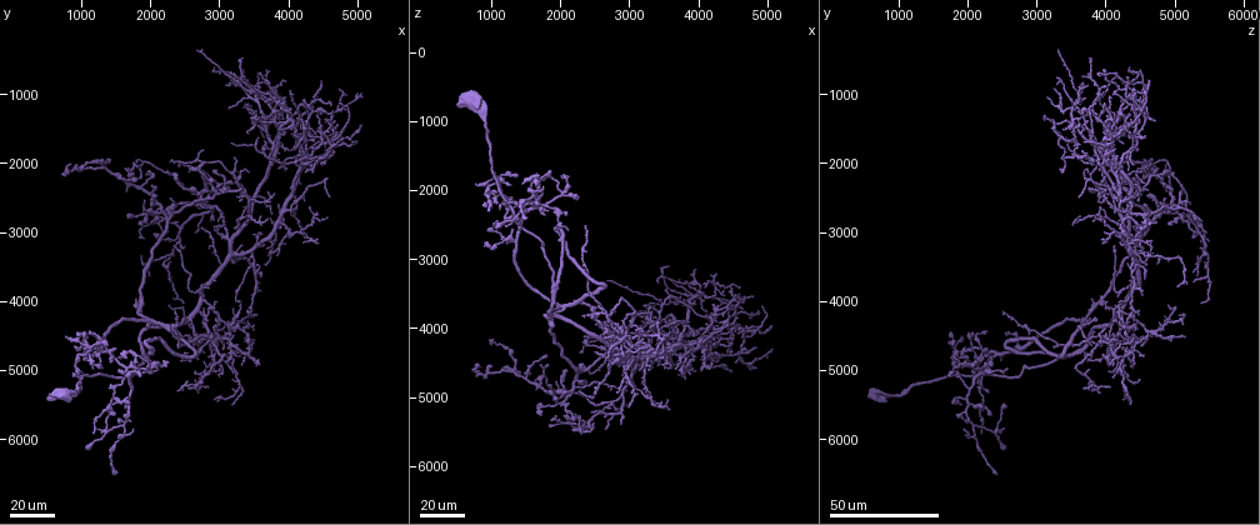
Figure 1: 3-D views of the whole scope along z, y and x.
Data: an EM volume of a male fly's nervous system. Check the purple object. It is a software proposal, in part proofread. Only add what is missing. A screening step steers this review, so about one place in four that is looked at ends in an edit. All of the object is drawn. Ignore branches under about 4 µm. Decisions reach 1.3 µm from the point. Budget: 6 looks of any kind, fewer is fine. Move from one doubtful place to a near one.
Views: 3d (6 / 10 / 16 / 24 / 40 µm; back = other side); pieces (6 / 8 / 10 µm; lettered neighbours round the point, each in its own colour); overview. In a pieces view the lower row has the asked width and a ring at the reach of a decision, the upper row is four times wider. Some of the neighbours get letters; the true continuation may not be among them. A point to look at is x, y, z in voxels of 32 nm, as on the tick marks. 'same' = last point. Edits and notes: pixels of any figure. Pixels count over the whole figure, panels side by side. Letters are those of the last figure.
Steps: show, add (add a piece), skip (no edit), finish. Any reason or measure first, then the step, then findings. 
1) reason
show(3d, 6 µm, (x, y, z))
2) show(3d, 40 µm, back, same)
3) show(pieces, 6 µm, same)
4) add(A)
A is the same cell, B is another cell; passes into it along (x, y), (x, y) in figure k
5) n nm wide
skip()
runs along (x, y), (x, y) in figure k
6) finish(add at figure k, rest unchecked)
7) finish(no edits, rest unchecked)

branch stops here
show(3d, 24 µm, (1950, 4400, 3700))

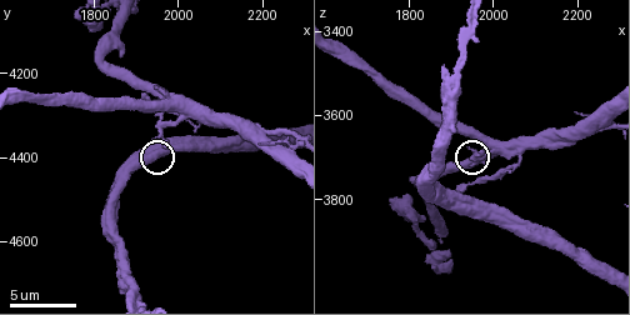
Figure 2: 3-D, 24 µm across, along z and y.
show(pieces, 8 µm, (1970, 4370, 3690))

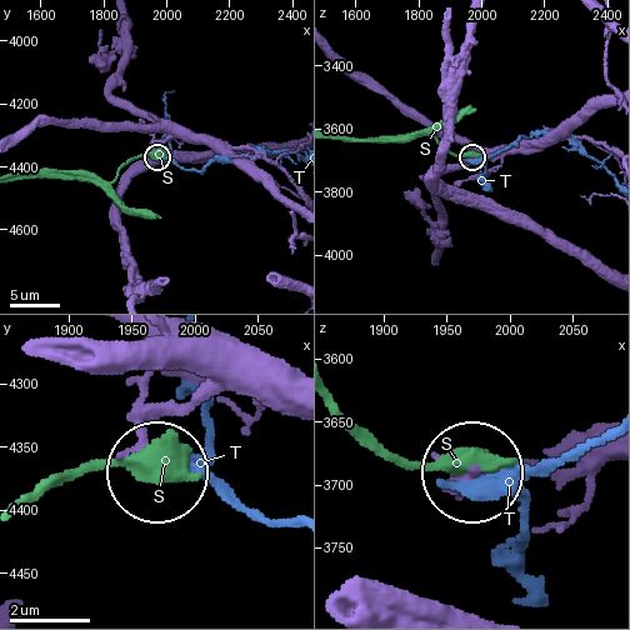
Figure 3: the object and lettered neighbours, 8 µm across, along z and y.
skip()
S and T are other cells; runs along (289, 178), (253, 150), (171, 135), (156, 143), (156, 158) in figure 3; no lettered piece goes on from it

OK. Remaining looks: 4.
an open end
show(3d, 24 µm, (3050, 4650, 4400))

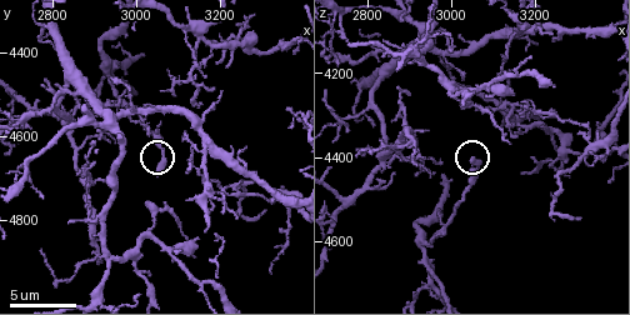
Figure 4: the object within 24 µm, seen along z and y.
show(pieces, 6 µm, (3055, 4695, 4400))

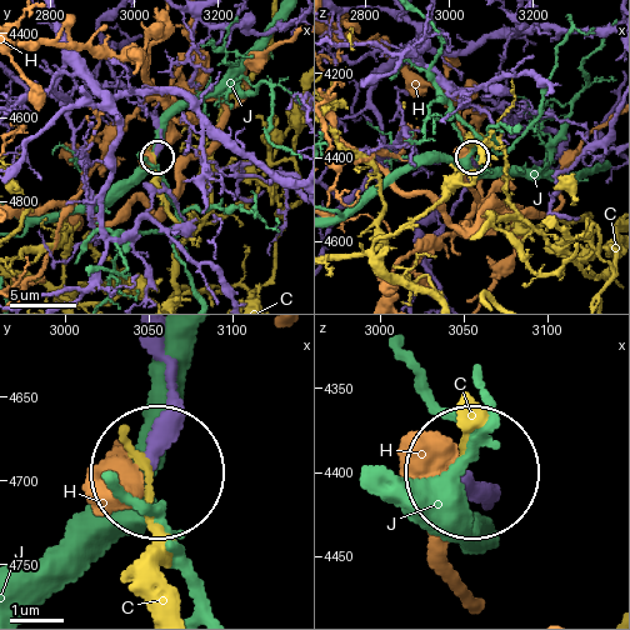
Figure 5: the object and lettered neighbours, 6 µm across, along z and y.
skip()
C, H and J are other cells; runs along (150, 349), (173, 390), (159, 466) in figure 5; none of them fits

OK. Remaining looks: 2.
free end
show(3d, 24 µm, (2450, 4000, 5400))

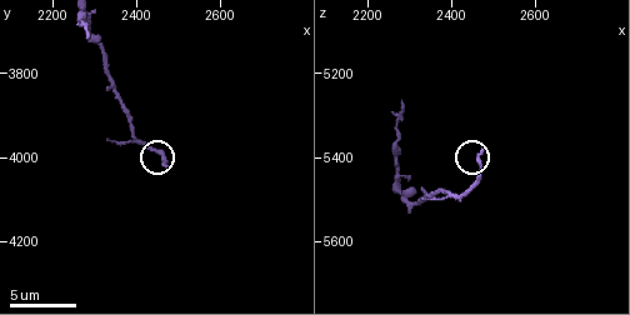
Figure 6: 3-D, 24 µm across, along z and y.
show(pieces, 6 µm, (2470, 4015, 5385))

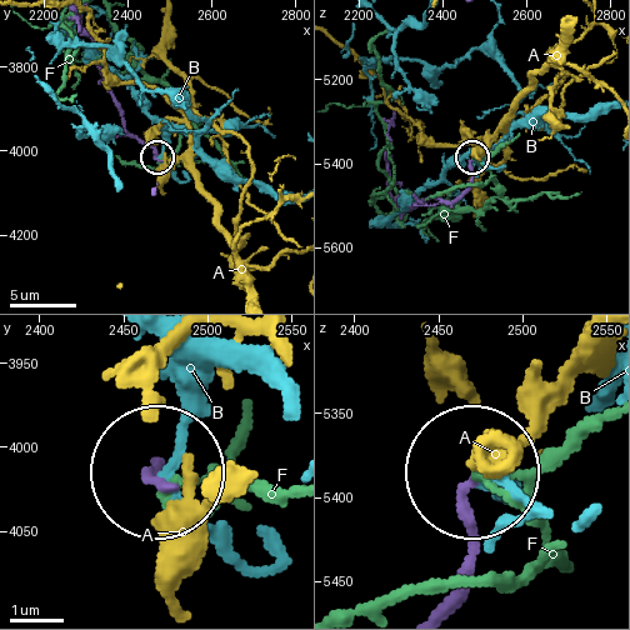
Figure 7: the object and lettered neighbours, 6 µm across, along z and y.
140 nm wide
skip()
A, B and F are other cells; none of them fits

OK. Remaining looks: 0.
finish(no edits, rest unchecked)

